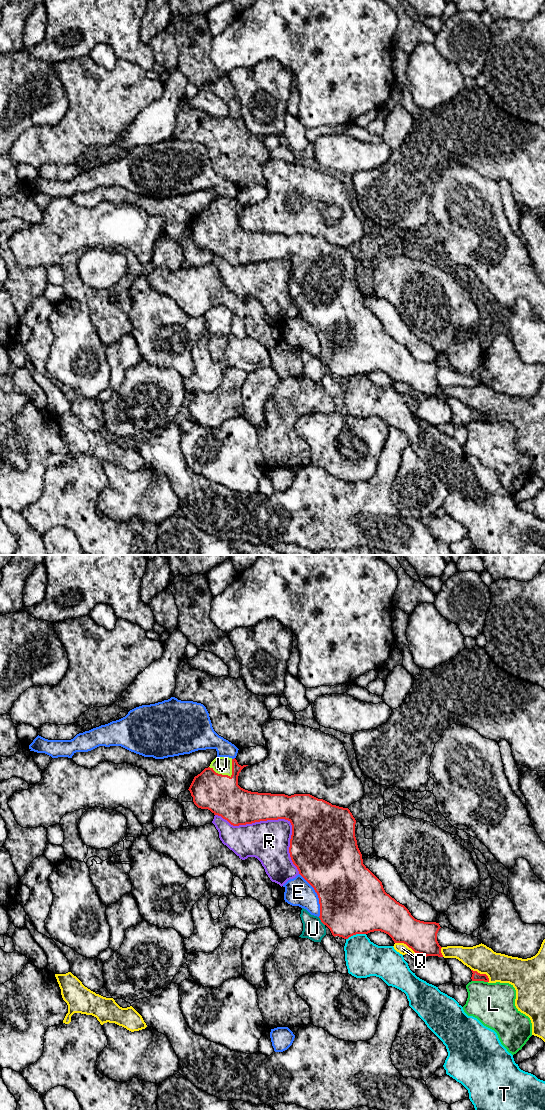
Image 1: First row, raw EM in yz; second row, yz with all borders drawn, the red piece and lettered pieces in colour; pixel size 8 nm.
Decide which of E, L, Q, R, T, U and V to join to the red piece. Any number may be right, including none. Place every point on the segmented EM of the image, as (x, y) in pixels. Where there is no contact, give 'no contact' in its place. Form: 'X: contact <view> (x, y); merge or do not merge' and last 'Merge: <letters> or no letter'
E: contact yz (317, 894); do not merge
L: contact yz (480, 980); do not merge
Q: contact yz (409, 947); do not merge
R: contact yz (278, 818); do not merge
T: contact yz (355, 934); do not merge
U: contact yz (321, 921); do not merge
V: contact yz (221, 774); merge
Merge: V

